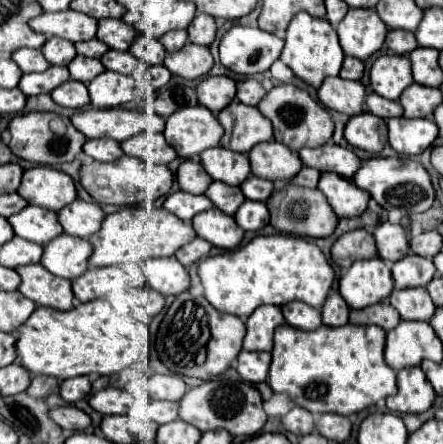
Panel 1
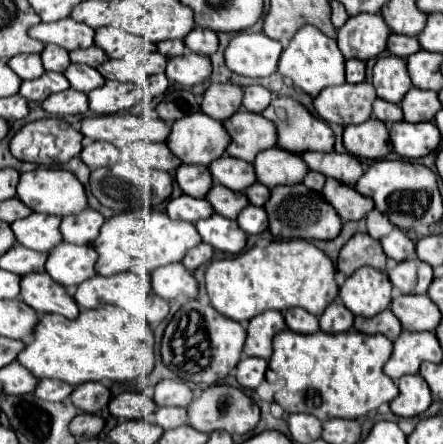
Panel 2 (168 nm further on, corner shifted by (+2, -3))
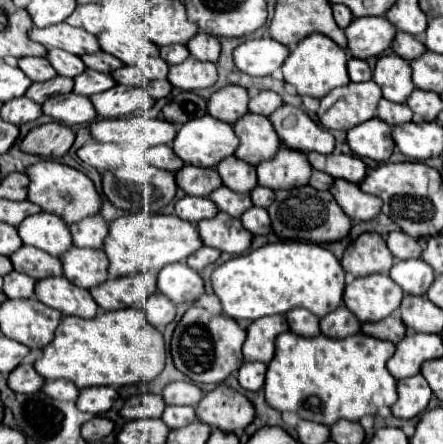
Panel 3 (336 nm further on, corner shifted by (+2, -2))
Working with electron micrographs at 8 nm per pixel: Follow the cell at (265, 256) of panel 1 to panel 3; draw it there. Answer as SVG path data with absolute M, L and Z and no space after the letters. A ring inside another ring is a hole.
M279 240L276 244L266 244L254 252L242 254L238 258L232 258L232 260L224 262L222 266L218 266L212 272L212 288L222 302L224 314L234 320L242 320L242 318L258 320L258 318L270 316L270 314L286 314L292 308L306 308L312 314L316 314L318 318L322 318L342 304L344 270L340 266L338 258L330 250L326 250L318 244L308 244L306 241L298 240Z

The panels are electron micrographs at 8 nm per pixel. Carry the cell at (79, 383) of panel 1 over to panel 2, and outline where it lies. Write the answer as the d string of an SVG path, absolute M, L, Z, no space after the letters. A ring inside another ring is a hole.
M88 381L88 383L82 383L82 385L76 385L72 395L70 395L72 403L86 411L86 413L96 413L100 409L104 409L110 401L110 391L106 385L102 383L94 383L94 381Z

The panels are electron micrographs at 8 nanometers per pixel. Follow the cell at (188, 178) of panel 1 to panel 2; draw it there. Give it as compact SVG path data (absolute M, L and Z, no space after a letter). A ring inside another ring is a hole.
M180 165L176 171L176 181L190 197L204 197L212 187L212 175L204 165Z

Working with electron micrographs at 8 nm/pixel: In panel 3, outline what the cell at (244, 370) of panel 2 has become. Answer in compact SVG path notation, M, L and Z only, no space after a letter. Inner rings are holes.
M244 362L242 368L238 370L240 386L250 392L258 392L264 386L264 376L266 376L266 364L262 362Z

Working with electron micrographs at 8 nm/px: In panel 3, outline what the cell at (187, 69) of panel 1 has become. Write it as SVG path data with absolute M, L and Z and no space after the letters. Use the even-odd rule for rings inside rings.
M190 56L182 64L170 66L168 80L180 90L210 88L216 84L216 66L212 62L200 62Z

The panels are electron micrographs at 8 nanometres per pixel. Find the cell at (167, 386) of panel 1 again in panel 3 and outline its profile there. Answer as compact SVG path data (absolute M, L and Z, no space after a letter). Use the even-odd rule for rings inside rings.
M190 380L170 382L162 392L166 404L178 404L178 406L196 406L200 402L202 394L204 392Z

